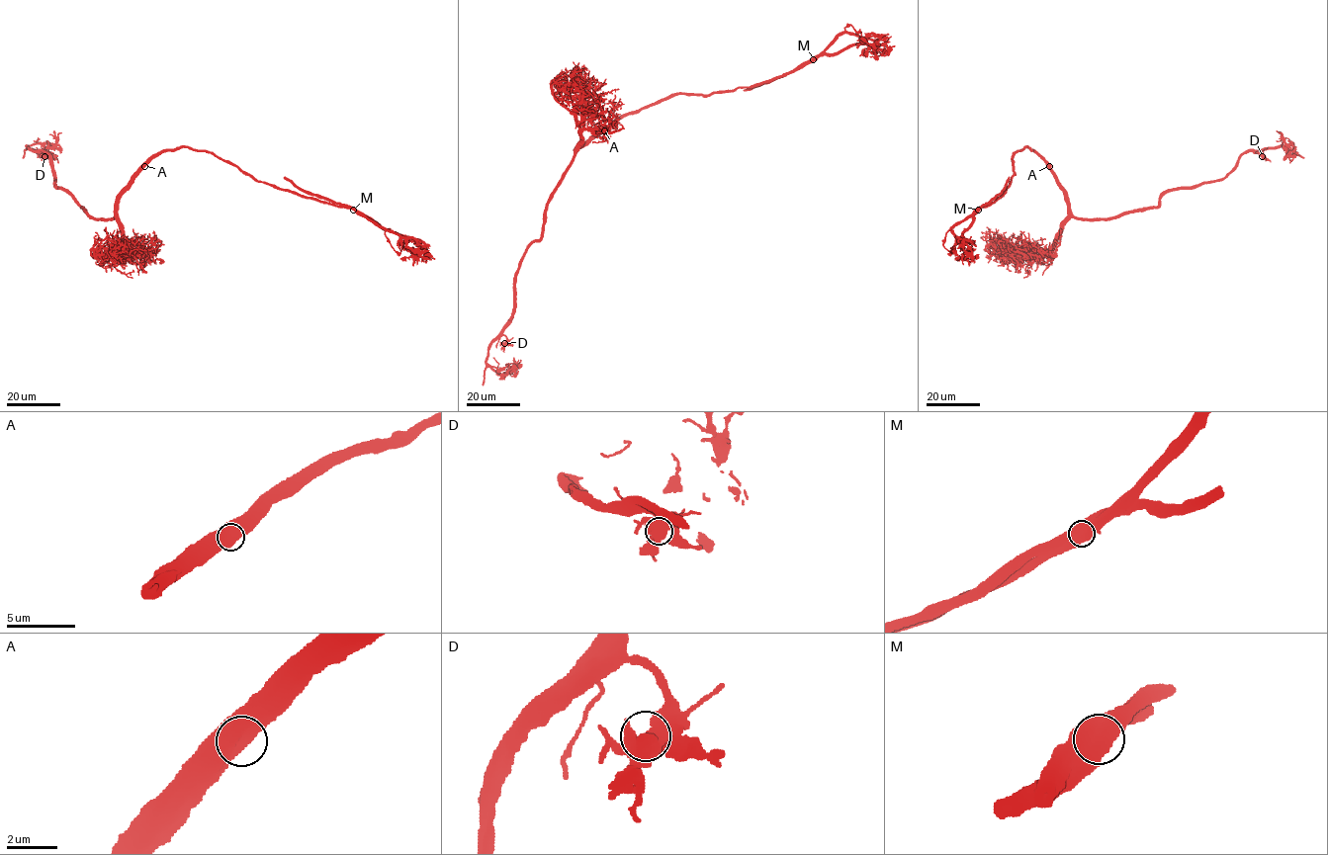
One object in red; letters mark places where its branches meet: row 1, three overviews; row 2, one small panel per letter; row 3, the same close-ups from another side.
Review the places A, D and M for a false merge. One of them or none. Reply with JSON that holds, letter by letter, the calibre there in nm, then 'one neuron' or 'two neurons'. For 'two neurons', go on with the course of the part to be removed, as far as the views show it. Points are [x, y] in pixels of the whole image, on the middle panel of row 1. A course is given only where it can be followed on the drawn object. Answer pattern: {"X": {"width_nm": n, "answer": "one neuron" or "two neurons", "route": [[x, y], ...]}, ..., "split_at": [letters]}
{"A": {"width_nm": 800, "answer": "one neuron"}, "D": {"width_nm": 700, "answer": "one neuron"}, "M": {"width_nm": 750, "answer": "two neurons", "route": [[813, 59], [843, 33], [873, 39], [884, 46], [877, 47], [877, 44]]}, "split_at": ["M"]}

